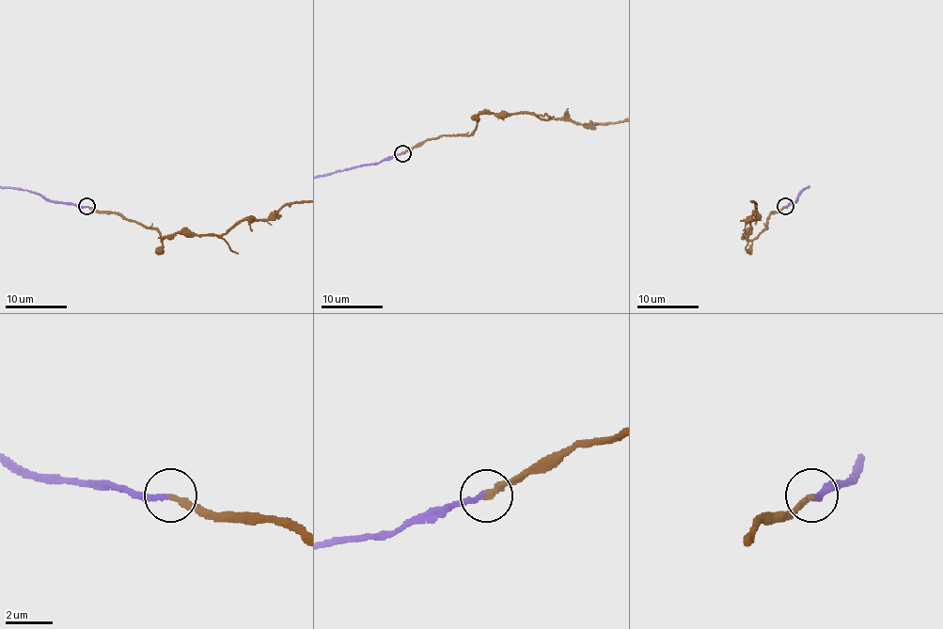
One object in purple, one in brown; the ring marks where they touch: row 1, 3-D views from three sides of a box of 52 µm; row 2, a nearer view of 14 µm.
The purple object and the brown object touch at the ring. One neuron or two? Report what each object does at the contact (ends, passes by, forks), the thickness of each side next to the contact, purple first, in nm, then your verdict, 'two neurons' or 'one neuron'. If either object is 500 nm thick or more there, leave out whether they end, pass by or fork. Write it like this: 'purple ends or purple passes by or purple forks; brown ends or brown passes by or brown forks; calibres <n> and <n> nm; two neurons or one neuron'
purple ends; brown ends; calibres 240 and 260 nm; one neuron

